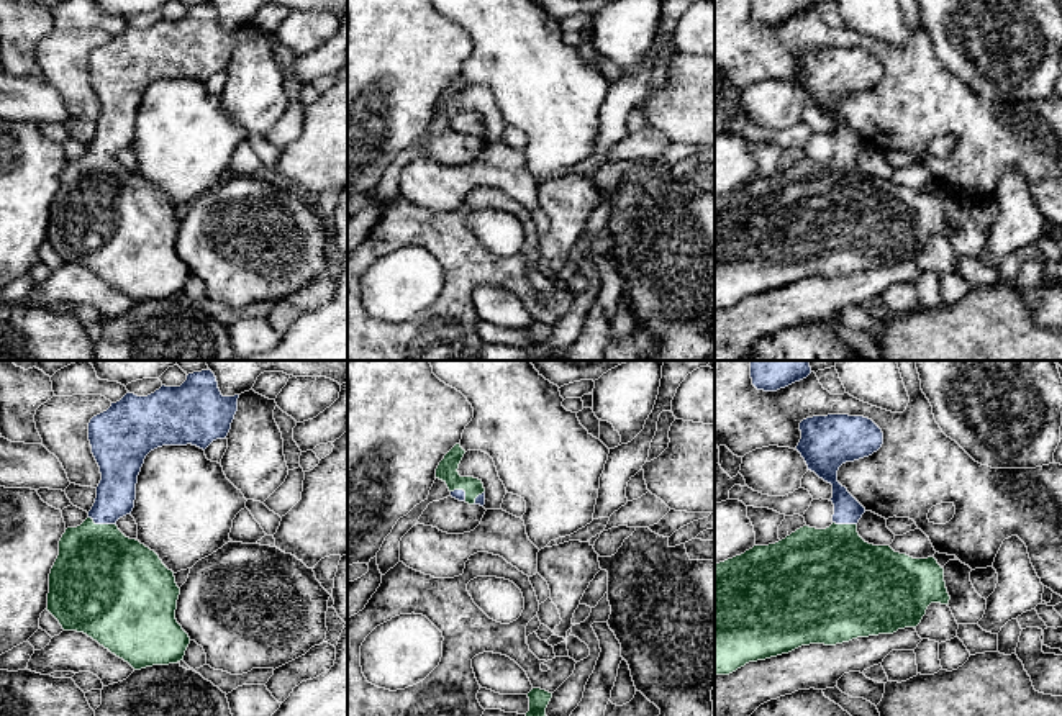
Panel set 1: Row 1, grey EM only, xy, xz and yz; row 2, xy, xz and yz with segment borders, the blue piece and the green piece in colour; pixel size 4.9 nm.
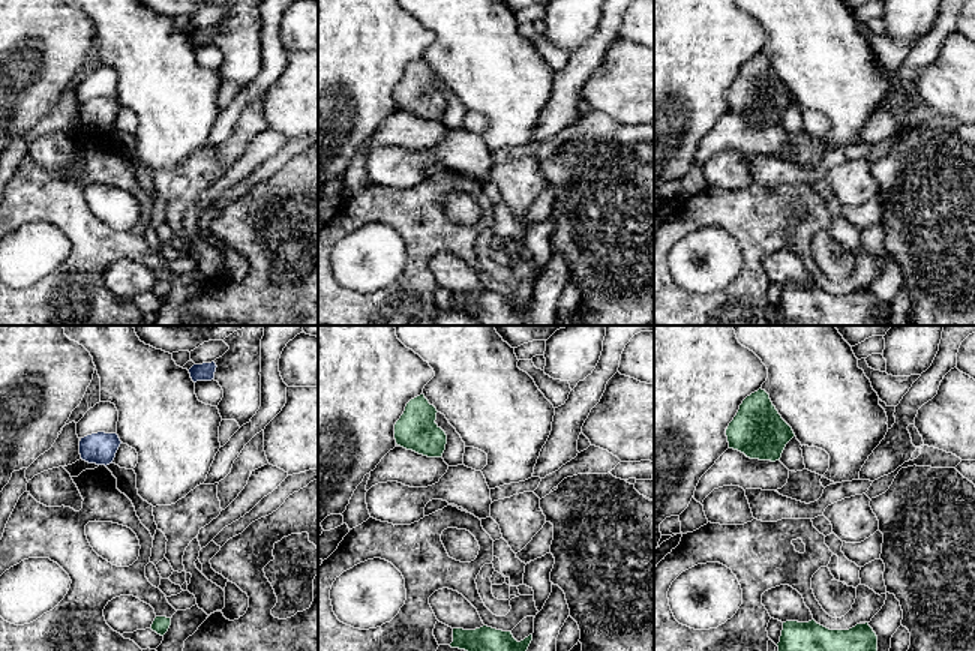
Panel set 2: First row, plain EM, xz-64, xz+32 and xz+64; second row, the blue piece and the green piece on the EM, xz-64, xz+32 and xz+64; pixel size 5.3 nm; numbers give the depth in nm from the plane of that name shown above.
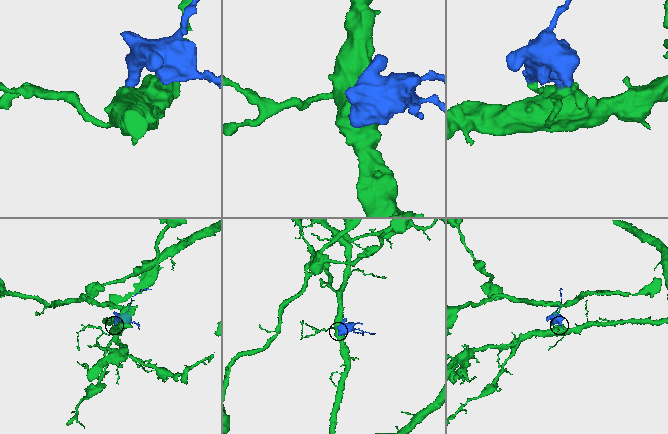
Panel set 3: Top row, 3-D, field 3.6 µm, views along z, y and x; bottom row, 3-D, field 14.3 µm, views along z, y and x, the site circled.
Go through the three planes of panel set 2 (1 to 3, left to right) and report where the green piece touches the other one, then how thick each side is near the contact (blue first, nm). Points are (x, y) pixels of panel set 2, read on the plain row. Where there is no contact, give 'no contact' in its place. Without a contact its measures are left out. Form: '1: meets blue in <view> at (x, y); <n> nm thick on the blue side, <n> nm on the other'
1: no contact
2: no contact
3: no contact

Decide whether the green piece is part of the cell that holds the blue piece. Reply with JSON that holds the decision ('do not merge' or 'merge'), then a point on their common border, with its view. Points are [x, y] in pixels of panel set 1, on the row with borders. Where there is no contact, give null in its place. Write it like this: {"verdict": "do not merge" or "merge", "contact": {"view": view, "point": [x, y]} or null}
{"verdict": "merge", "contact": {"view": "xy", "point": [102, 523]}}

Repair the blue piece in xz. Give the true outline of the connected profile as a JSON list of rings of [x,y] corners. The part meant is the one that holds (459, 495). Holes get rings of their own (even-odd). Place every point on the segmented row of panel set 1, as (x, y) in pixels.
[[[456,444],[439,462],[436,469],[436,478],[442,480],[451,496],[465,501],[469,505],[485,505],[485,488],[482,480],[474,477],[461,477],[457,469],[464,457],[465,451],[461,444]]]

